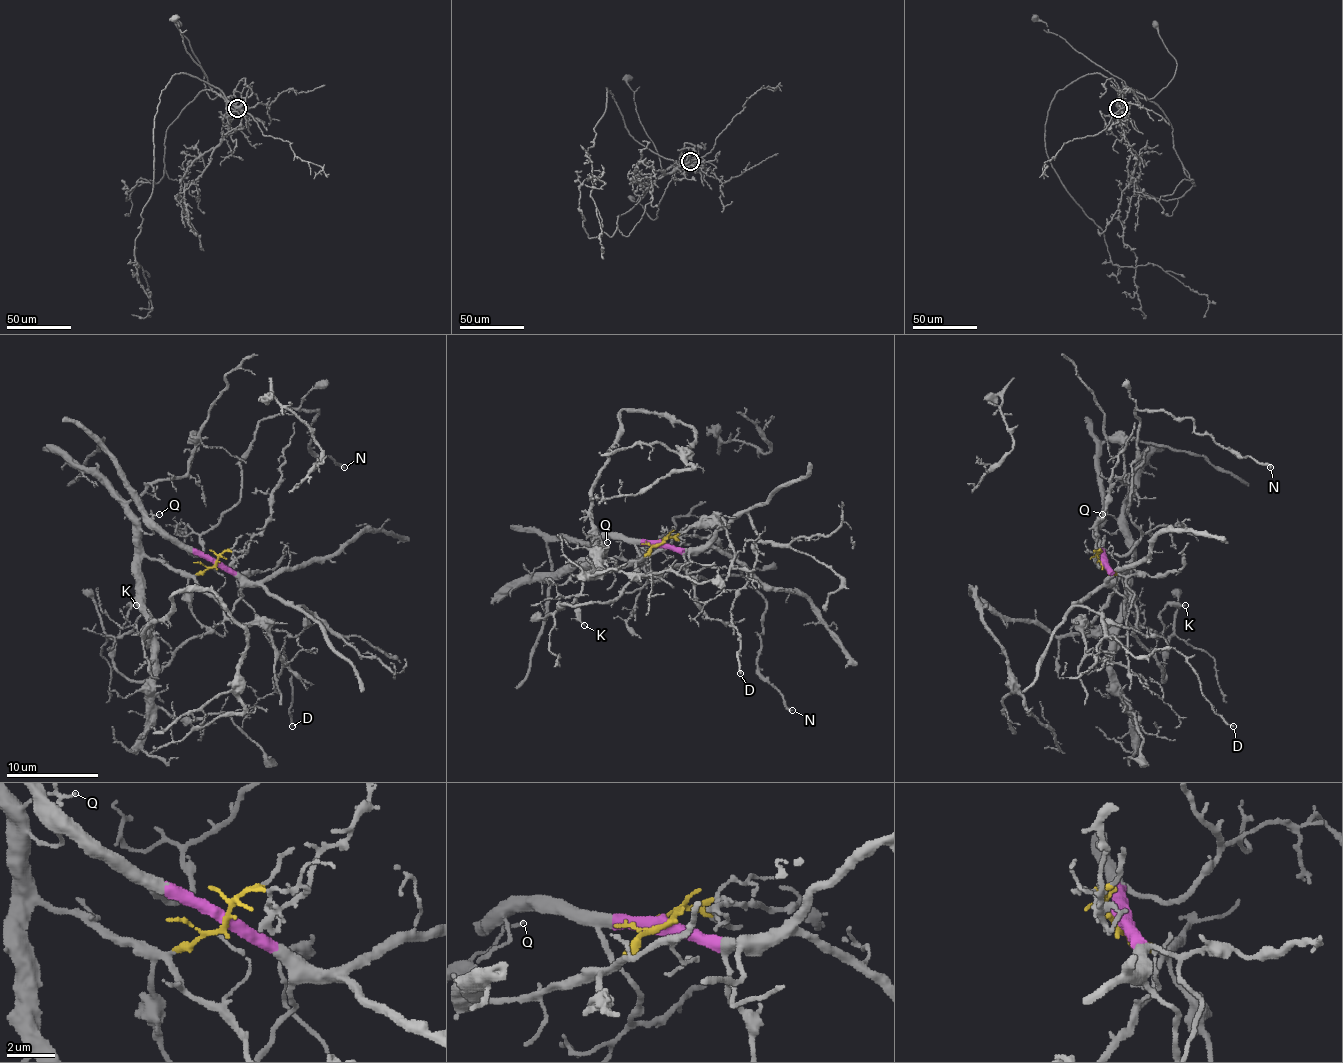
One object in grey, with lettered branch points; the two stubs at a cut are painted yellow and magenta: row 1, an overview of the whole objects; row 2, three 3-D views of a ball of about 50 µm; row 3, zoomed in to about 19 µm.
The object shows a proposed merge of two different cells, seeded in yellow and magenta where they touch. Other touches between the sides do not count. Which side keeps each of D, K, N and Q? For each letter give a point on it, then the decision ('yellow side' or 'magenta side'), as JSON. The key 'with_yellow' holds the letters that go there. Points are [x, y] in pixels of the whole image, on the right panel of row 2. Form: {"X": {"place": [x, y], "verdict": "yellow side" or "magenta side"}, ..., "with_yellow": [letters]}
{"D": {"place": [1233, 726], "verdict": "magenta side"}, "K": {"place": [1185, 605], "verdict": "magenta side"}, "N": {"place": [1270, 467], "verdict": "magenta side"}, "Q": {"place": [1102, 514], "verdict": "yellow side"}, "with_yellow": ["Q"]}

